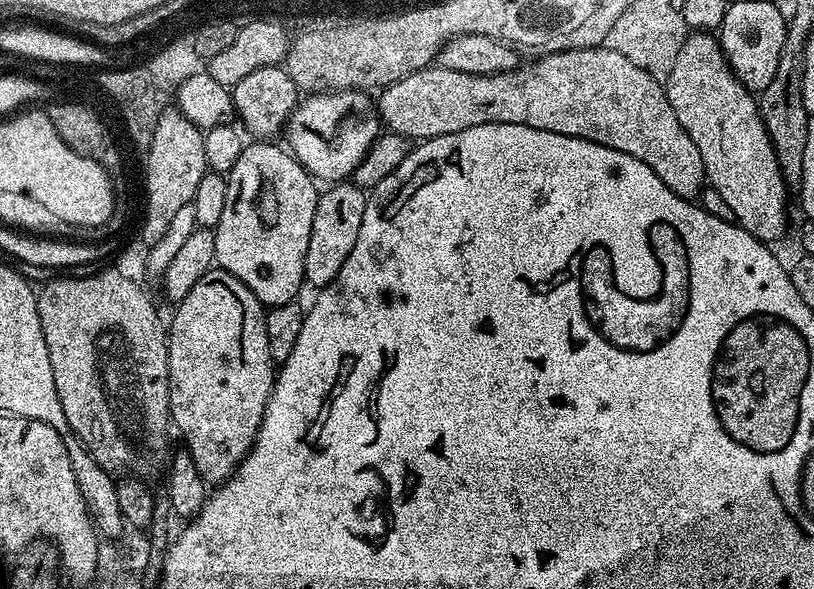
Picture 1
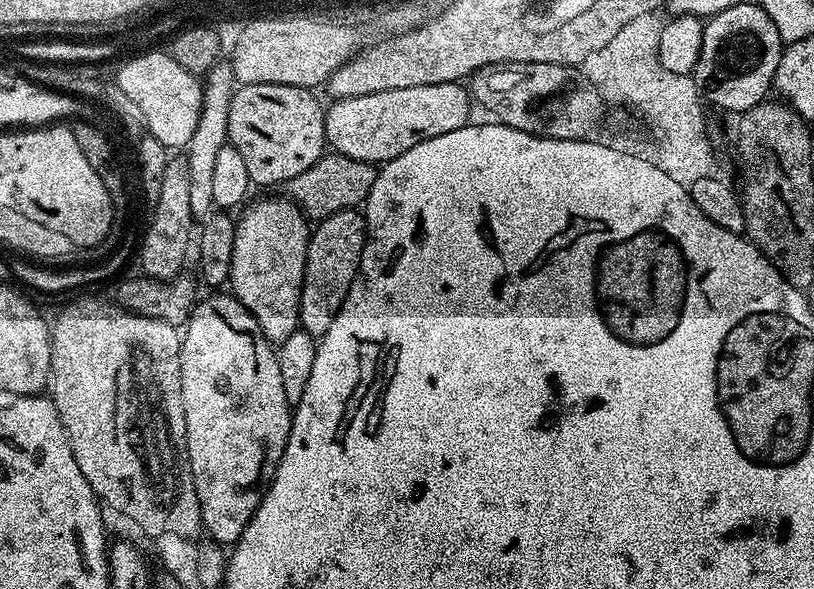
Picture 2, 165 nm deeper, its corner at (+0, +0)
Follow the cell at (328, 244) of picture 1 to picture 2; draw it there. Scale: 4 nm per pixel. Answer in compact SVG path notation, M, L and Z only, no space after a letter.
M356 208L338 210L321 219L311 229L300 295L300 328L303 331L319 338L326 334L326 330L330 330L330 322L334 322L334 318L340 313L340 307L360 271L365 239L364 214Z

